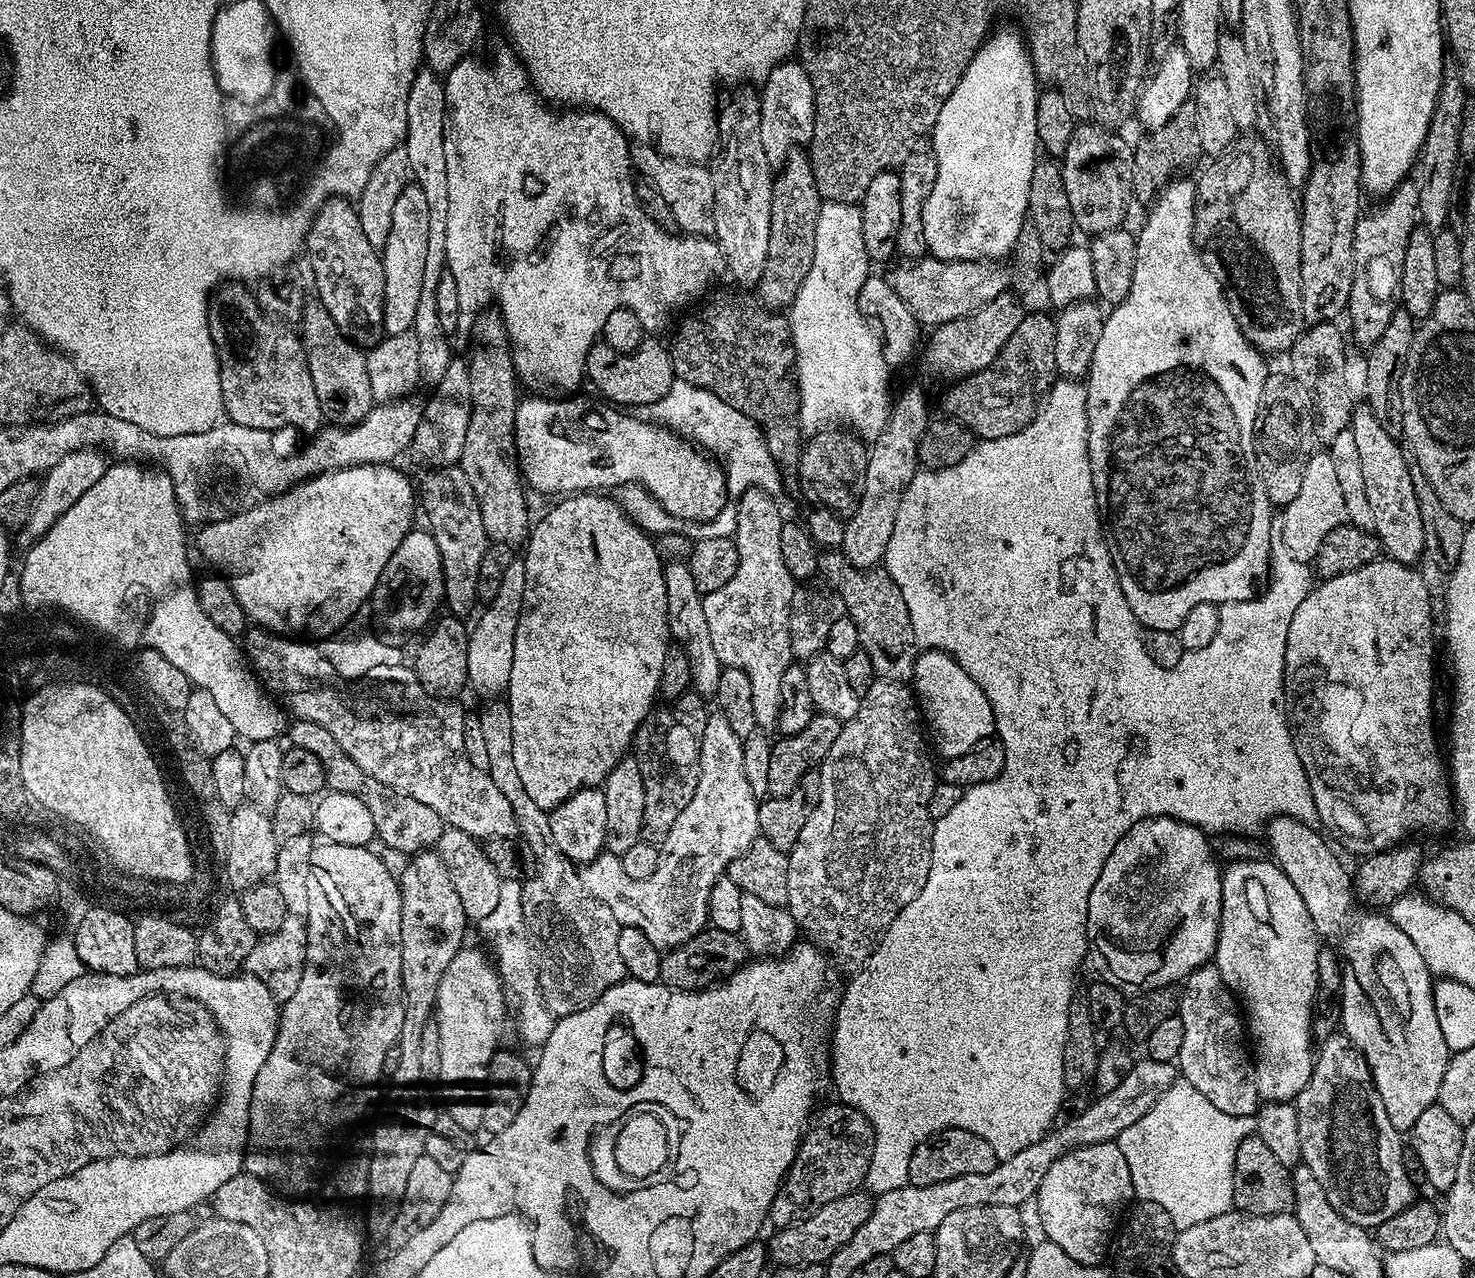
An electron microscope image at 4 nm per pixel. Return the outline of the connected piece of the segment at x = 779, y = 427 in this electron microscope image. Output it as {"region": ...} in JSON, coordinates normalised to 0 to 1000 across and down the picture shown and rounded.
{"region":[[[487,227],[485,231],[485,237],[483,241],[480,241],[480,244],[477,244],[477,247],[472,247],[472,250],[466,250],[466,254],[464,254],[464,260],[461,260],[461,266],[458,266],[458,276],[456,278],[458,296],[481,305],[485,310],[489,311],[489,315],[508,326],[512,332],[515,333],[519,349],[529,367],[539,367],[542,362],[544,339],[542,308],[538,300],[540,275],[537,270],[535,248],[518,240],[512,234],[506,235],[504,228],[498,228]]]}

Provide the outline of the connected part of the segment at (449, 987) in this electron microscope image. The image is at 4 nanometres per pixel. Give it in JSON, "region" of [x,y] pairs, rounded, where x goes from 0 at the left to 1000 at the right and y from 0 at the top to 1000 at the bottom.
{"region":[[[313,741],[308,746],[308,750],[302,761],[297,768],[296,775],[296,788],[294,790],[294,800],[297,806],[297,825],[298,826],[298,845],[304,847],[301,854],[305,860],[309,861],[306,865],[303,865],[302,869],[311,878],[311,881],[318,884],[325,883],[327,878],[327,863],[323,862],[327,858],[327,849],[331,844],[331,832],[332,828],[338,822],[336,813],[339,811],[339,798],[342,795],[342,786],[343,789],[343,777],[339,766],[339,761],[323,742]]]}

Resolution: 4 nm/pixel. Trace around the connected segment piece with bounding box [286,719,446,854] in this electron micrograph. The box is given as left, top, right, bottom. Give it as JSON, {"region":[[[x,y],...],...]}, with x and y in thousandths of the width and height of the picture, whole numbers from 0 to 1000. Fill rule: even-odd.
{"region":[[[199,563],[195,567],[194,576],[195,578],[198,578],[197,585],[209,587],[210,590],[213,590],[213,593],[217,597],[220,613],[226,621],[243,624],[243,628],[245,628],[245,631],[251,634],[251,640],[254,640],[256,658],[266,664],[269,668],[273,667],[281,668],[296,661],[302,647],[301,642],[297,640],[297,637],[294,637],[292,631],[286,631],[286,628],[281,628],[281,624],[277,623],[269,623],[268,621],[261,617],[259,612],[251,609],[231,586],[229,581],[226,581],[222,571],[216,568],[214,565]]]}

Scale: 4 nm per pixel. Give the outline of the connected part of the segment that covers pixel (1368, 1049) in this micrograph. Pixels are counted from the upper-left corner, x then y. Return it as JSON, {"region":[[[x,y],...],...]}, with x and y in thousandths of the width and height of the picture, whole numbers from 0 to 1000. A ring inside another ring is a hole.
{"region":[[[863,638],[858,646],[862,672],[877,690],[877,696],[885,706],[885,713],[892,725],[892,732],[900,742],[905,743],[909,752],[908,800],[912,811],[915,811],[919,821],[926,828],[930,838],[930,846],[940,865],[942,881],[951,887],[957,887],[959,878],[969,865],[974,863],[978,853],[978,840],[980,840],[983,826],[978,806],[975,806],[975,795],[972,793],[971,775],[972,764],[969,761],[961,740],[945,725],[940,716],[918,707],[918,689],[911,676],[903,667],[903,664],[894,653],[893,649],[874,638]]]}

